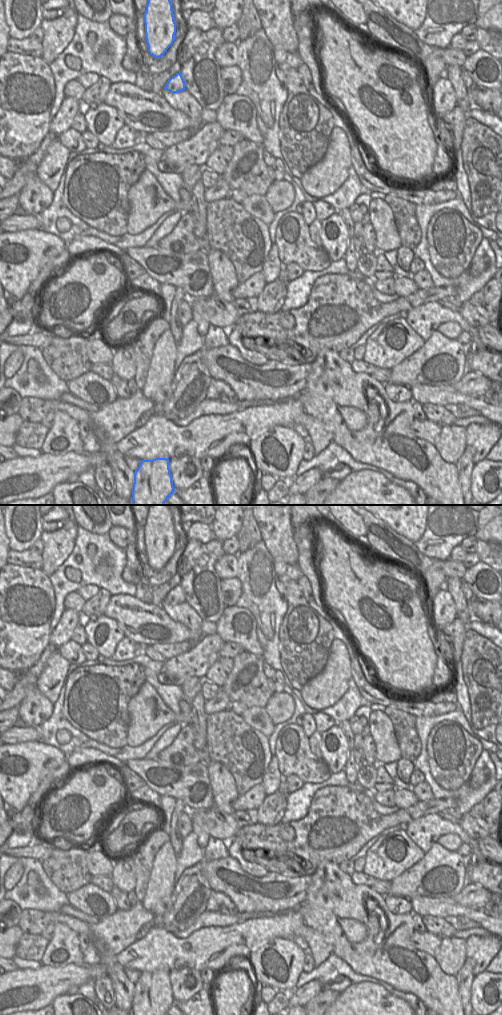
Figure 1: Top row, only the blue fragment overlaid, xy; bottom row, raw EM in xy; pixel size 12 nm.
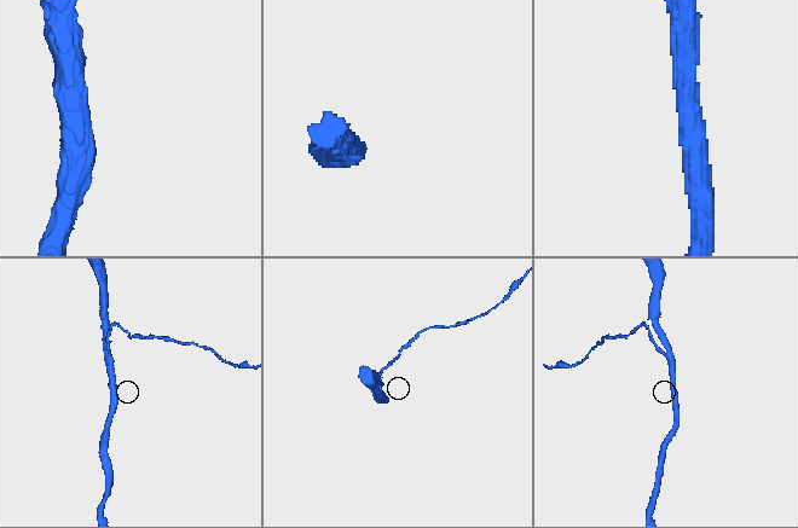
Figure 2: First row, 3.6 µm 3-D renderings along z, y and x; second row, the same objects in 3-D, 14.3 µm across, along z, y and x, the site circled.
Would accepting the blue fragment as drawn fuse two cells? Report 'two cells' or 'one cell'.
one cell

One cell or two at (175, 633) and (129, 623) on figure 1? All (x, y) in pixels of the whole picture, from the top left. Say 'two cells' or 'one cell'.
one cell

